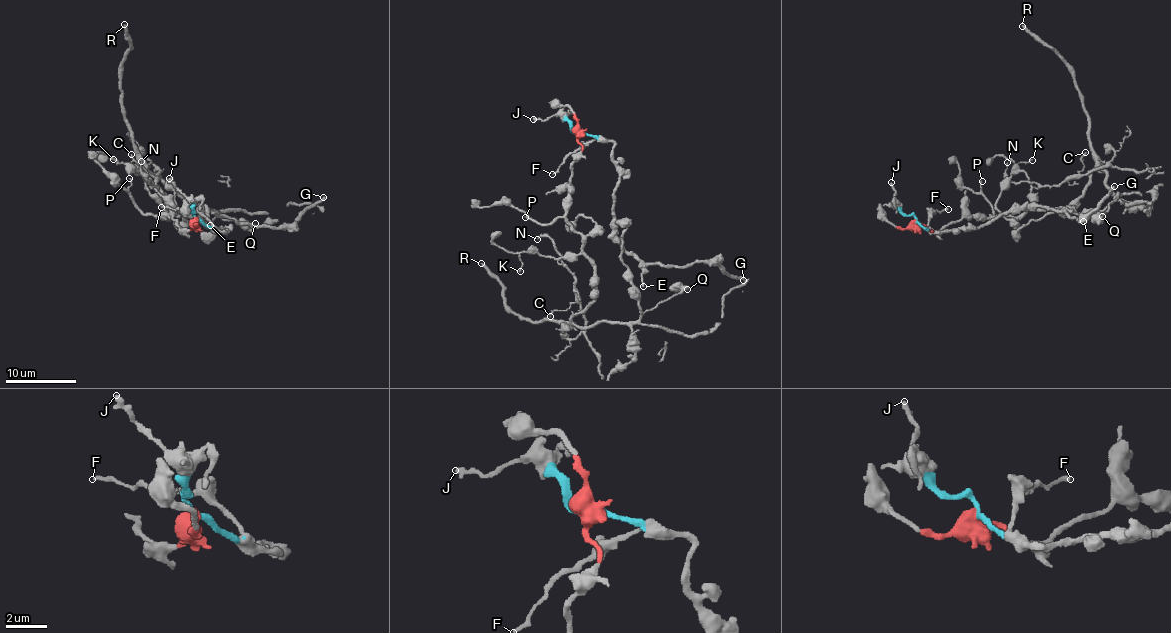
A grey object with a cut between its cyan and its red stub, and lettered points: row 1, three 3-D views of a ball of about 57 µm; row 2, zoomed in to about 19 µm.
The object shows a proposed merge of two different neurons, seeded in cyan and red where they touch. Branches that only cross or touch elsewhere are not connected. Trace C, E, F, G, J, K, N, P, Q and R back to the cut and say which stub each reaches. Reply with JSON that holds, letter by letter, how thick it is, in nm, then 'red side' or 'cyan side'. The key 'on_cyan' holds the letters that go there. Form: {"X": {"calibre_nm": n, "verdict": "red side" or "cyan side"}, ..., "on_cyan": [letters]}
{"C": {"calibre_nm": 80, "verdict": "red side"}, "E": {"calibre_nm": 170, "verdict": "cyan side"}, "F": {"calibre_nm": 180, "verdict": "cyan side"}, "G": {"calibre_nm": 280, "verdict": "cyan side"}, "J": {"calibre_nm": 260, "verdict": "cyan side"}, "K": {"calibre_nm": 130, "verdict": "red side"}, "N": {"calibre_nm": 110, "verdict": "red side"}, "P": {"calibre_nm": 140, "verdict": "red side"}, "Q": {"calibre_nm": 280, "verdict": "red side"}, "R": {"calibre_nm": 300, "verdict": "red side"}, "on_cyan": ["E", "F", "G", "J"]}

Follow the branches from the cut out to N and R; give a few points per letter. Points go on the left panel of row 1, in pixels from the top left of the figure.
N: (195, 217), (191, 229), (178, 226), (171, 216), (157, 217), (167, 215), (146, 189), (151, 181), (141, 161)
R: (195, 217), (191, 229), (157, 217), (171, 212), (122, 104), (132, 43), (124, 24)

